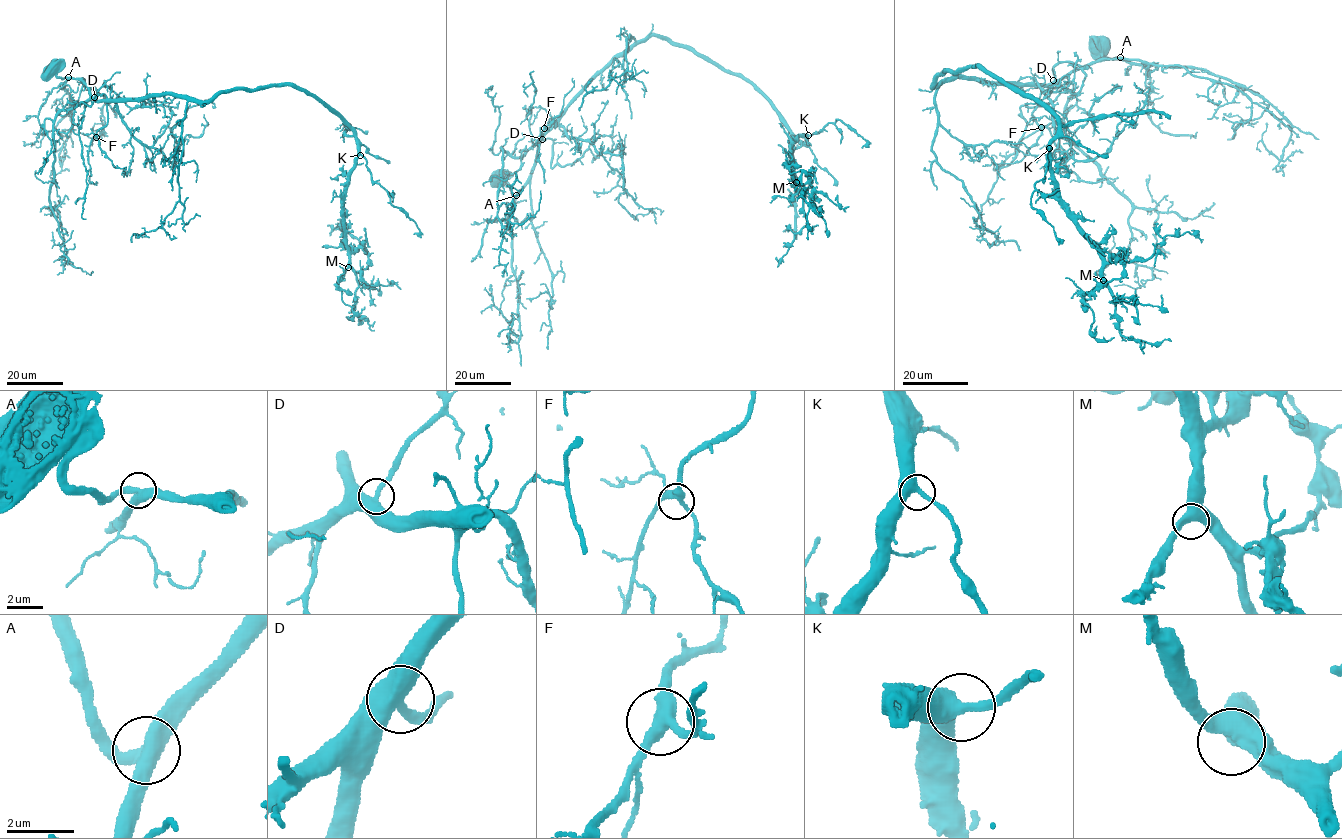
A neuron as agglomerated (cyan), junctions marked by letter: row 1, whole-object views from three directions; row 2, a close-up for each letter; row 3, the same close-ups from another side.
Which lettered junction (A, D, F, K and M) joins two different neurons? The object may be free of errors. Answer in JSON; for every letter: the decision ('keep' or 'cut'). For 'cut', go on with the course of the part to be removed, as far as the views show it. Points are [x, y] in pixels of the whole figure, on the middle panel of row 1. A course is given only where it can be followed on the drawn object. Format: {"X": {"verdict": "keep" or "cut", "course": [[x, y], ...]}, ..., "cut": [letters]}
{"A": {"verdict": "keep"}, "D": {"verdict": "keep"}, "F": {"verdict": "keep"}, "K": {"verdict": "keep"}, "M": {"verdict": "keep"}, "cut": []}

